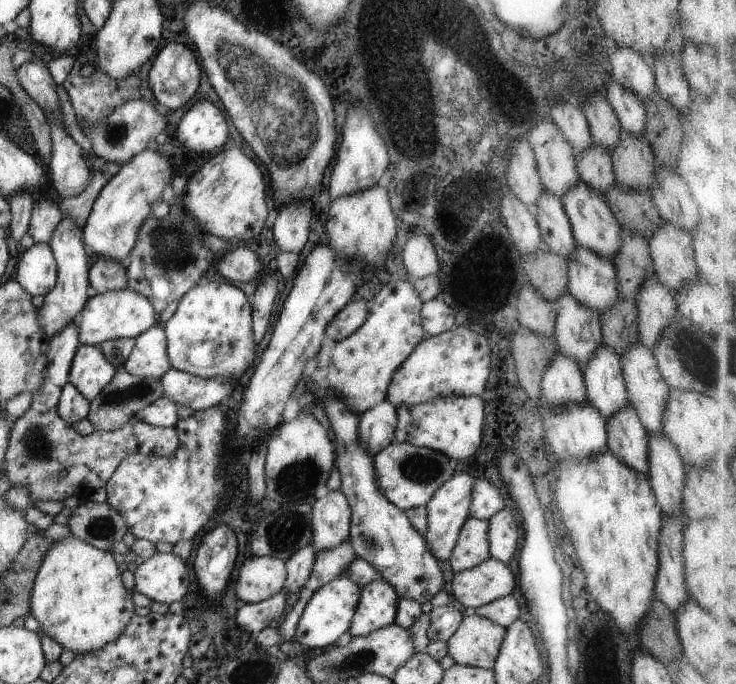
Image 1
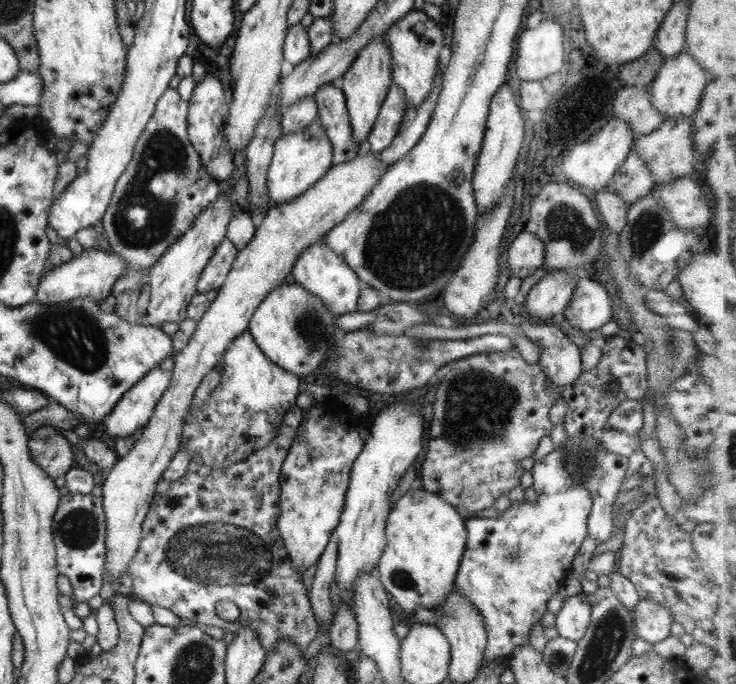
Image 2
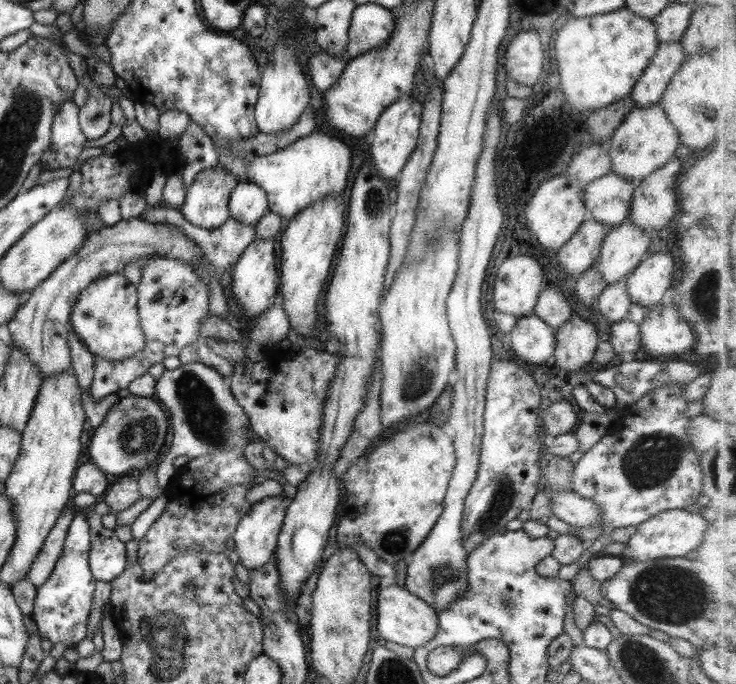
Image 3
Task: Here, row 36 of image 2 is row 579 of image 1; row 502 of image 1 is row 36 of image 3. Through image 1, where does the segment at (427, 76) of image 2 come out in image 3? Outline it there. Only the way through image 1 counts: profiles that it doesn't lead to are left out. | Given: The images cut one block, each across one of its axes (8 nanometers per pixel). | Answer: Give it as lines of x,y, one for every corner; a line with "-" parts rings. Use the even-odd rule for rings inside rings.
359,4
353,9
348,28
346,57
355,58
381,48
390,39
394,16
378,4

